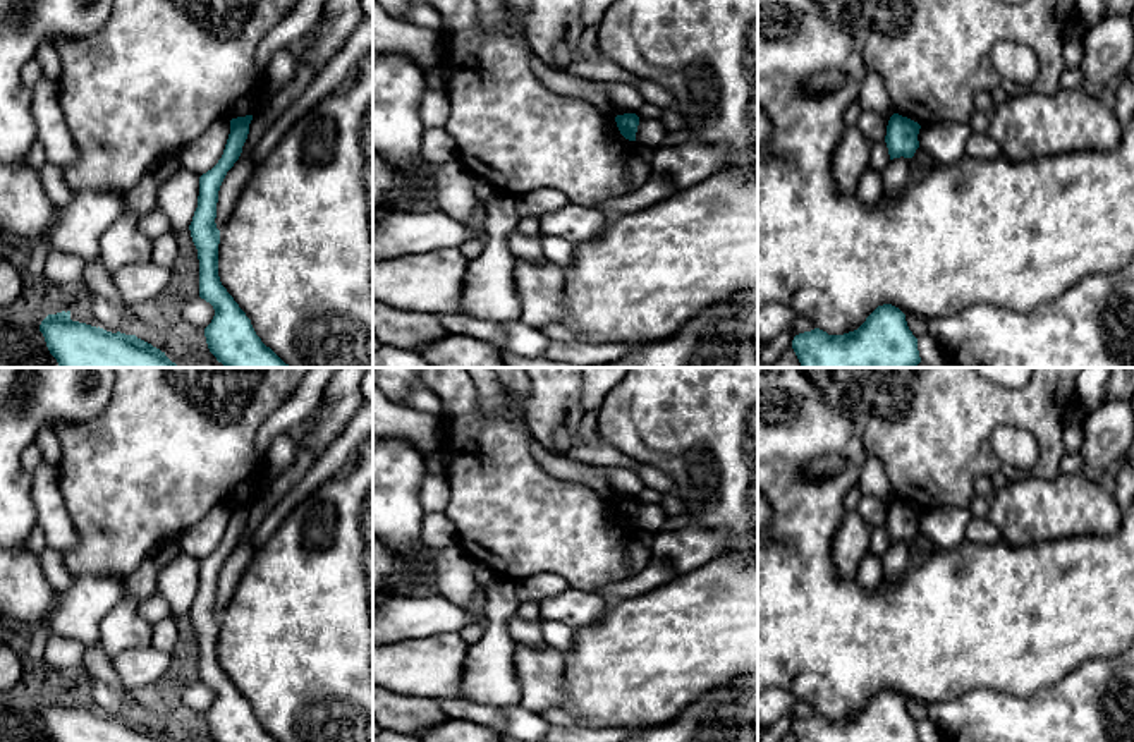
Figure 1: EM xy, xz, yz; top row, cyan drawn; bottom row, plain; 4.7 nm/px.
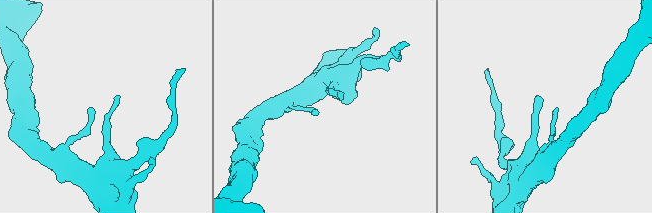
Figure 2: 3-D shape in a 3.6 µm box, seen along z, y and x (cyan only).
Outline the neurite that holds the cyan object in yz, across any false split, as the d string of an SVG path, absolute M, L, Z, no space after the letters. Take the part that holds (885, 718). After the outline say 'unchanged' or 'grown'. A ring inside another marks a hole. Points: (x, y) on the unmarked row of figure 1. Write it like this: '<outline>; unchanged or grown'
M878 690L854 716L828 720L814 713L794 721L797 742L919 742L918 723L905 699L892 690Z; unchanged

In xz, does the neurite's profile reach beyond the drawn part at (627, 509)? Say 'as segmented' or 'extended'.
as segmented

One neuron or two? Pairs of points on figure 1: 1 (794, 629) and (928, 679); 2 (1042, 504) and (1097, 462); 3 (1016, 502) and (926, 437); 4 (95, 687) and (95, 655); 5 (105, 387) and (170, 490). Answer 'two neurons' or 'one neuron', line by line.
1: one neuron
2: two neurons
3: two neurons
4: two neurons
5: two neurons

